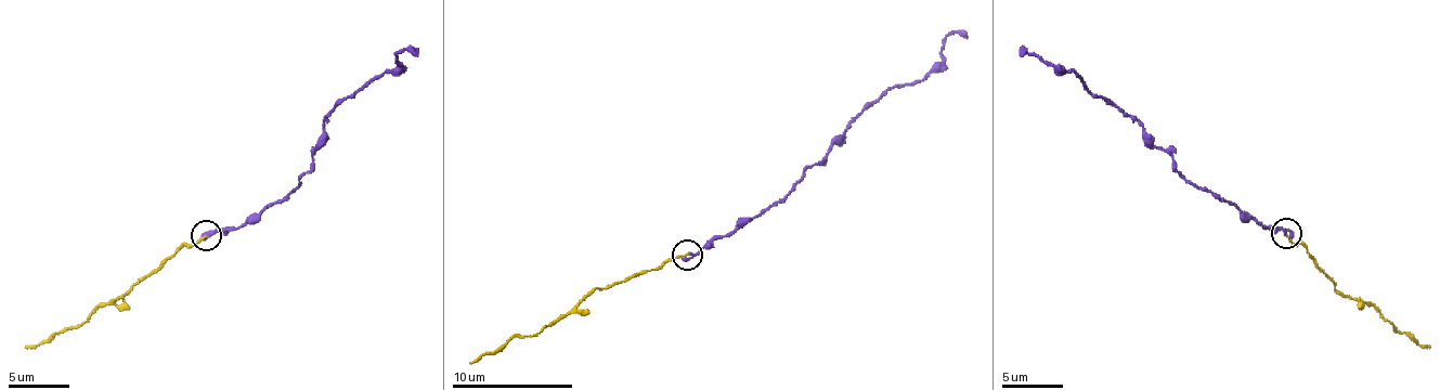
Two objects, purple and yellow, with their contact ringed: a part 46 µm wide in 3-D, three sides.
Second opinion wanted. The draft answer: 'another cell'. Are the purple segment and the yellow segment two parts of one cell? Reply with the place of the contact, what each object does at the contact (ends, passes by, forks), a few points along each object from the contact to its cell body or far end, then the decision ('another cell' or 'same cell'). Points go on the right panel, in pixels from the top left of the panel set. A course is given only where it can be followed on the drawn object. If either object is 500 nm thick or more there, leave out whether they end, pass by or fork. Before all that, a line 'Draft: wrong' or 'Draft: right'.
Draft: wrong
at (1286, 233); purple passes by; yellow ends there; purple runs (1287, 234), (1258, 224), (1237, 205), (1215, 198), (1173, 167), (1170, 155), (1072, 72), (1021, 49), (1023, 55); yellow runs (1287, 234), (1308, 250), (1334, 288), (1374, 308), (1395, 326), (1429, 349); same cell

